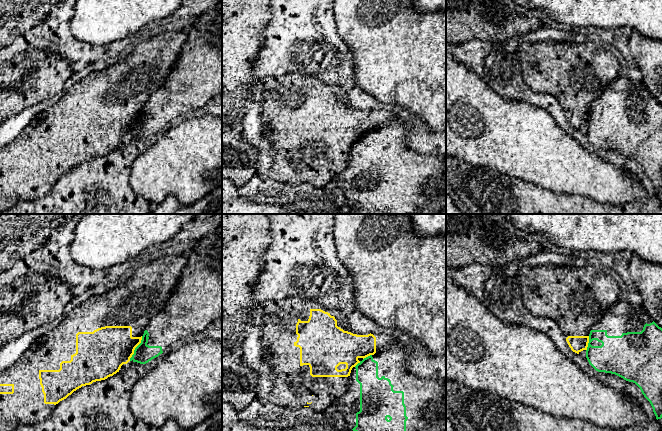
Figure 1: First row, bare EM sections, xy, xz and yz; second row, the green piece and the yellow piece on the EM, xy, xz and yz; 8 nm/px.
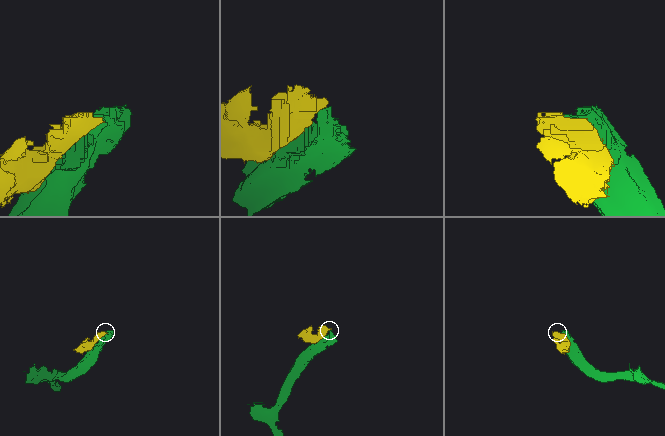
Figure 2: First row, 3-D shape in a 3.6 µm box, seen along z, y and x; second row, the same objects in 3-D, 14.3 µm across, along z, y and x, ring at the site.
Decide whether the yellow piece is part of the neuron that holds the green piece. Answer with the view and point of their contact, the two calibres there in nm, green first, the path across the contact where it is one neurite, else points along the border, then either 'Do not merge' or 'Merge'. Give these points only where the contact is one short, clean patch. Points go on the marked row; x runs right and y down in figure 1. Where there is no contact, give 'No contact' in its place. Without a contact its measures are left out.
Touches green at xy (135, 348). Thickness 160 nm (green) against 360 nm. Boundary: xy (142, 336), (141, 342), (135, 348), (129, 360). Do not merge

